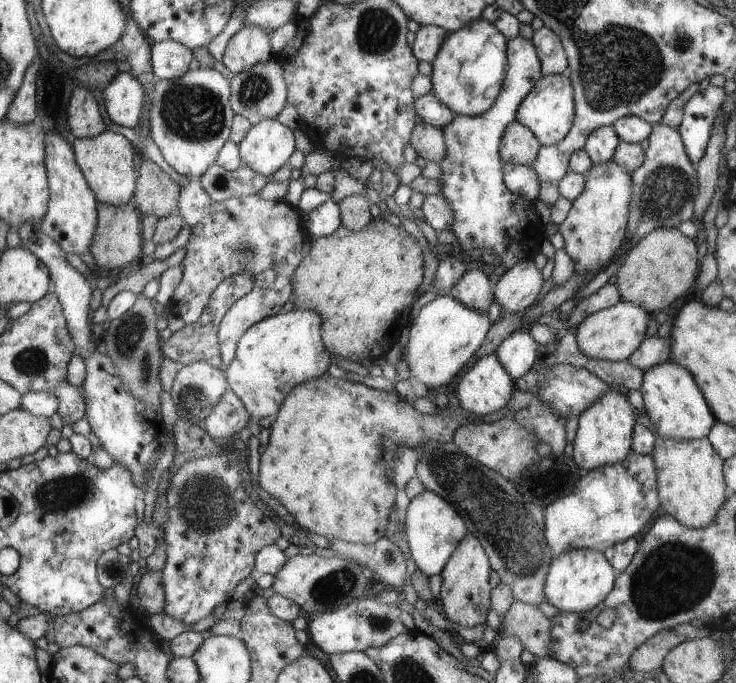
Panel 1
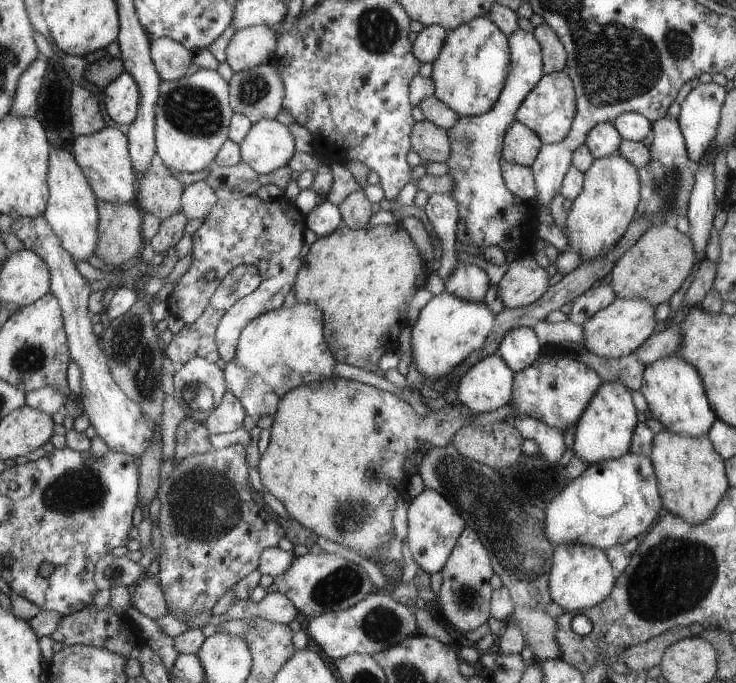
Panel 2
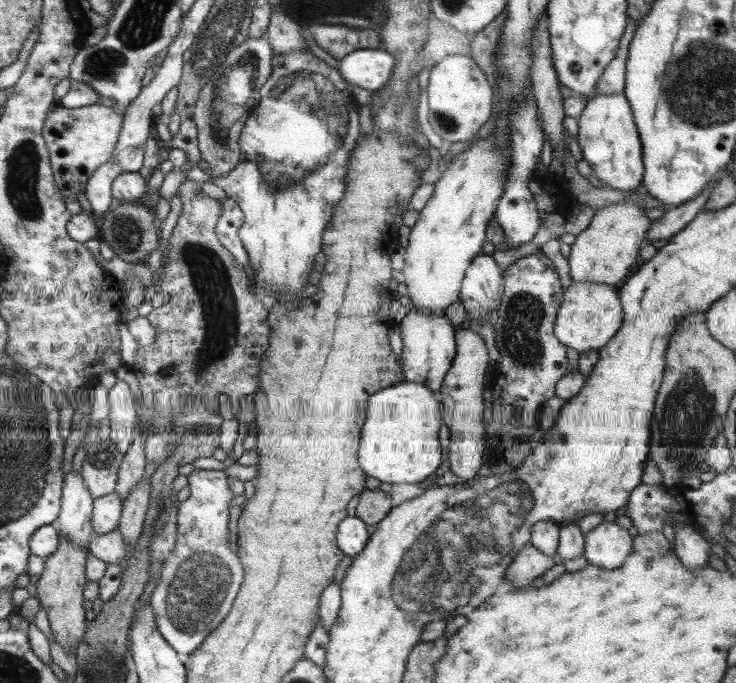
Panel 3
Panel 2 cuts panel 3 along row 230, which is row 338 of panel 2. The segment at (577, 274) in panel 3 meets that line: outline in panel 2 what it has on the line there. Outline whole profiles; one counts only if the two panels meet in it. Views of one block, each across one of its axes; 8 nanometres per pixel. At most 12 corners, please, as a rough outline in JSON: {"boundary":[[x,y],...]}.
{"boundary":[[616,297],[584,324],[590,353],[617,359],[653,334],[656,306]]}

